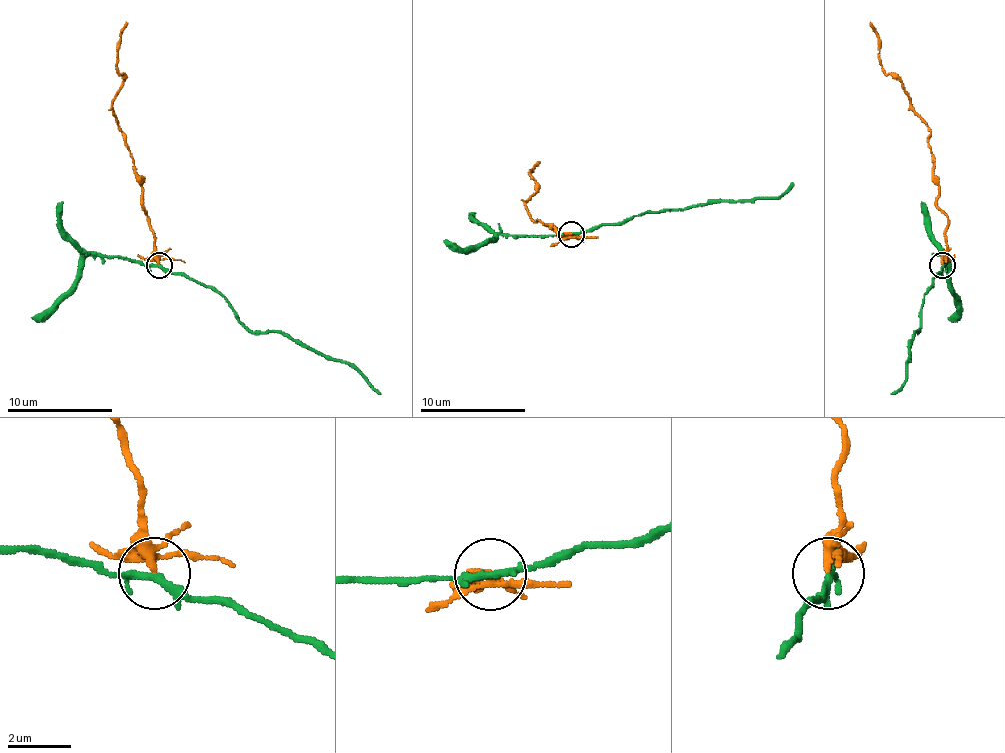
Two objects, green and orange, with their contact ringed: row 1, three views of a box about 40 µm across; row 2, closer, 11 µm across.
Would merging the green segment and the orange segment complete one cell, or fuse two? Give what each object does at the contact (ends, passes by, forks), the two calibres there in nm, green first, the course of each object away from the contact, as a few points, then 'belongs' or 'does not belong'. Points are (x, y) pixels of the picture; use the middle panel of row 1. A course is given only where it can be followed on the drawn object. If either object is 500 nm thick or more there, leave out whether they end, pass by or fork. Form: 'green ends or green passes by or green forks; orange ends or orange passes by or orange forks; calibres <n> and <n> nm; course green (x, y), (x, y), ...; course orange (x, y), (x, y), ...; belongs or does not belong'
green forks; orange forks; calibres 190 and 180 nm; course green (571, 234), (605, 224), (623, 224), (642, 213), (723, 200), (778, 198), (791, 182); course orange (571, 234), (563, 240), (549, 224), (536, 221), (528, 213), (526, 203), (534, 195), (528, 174), (539, 161); does not belong

